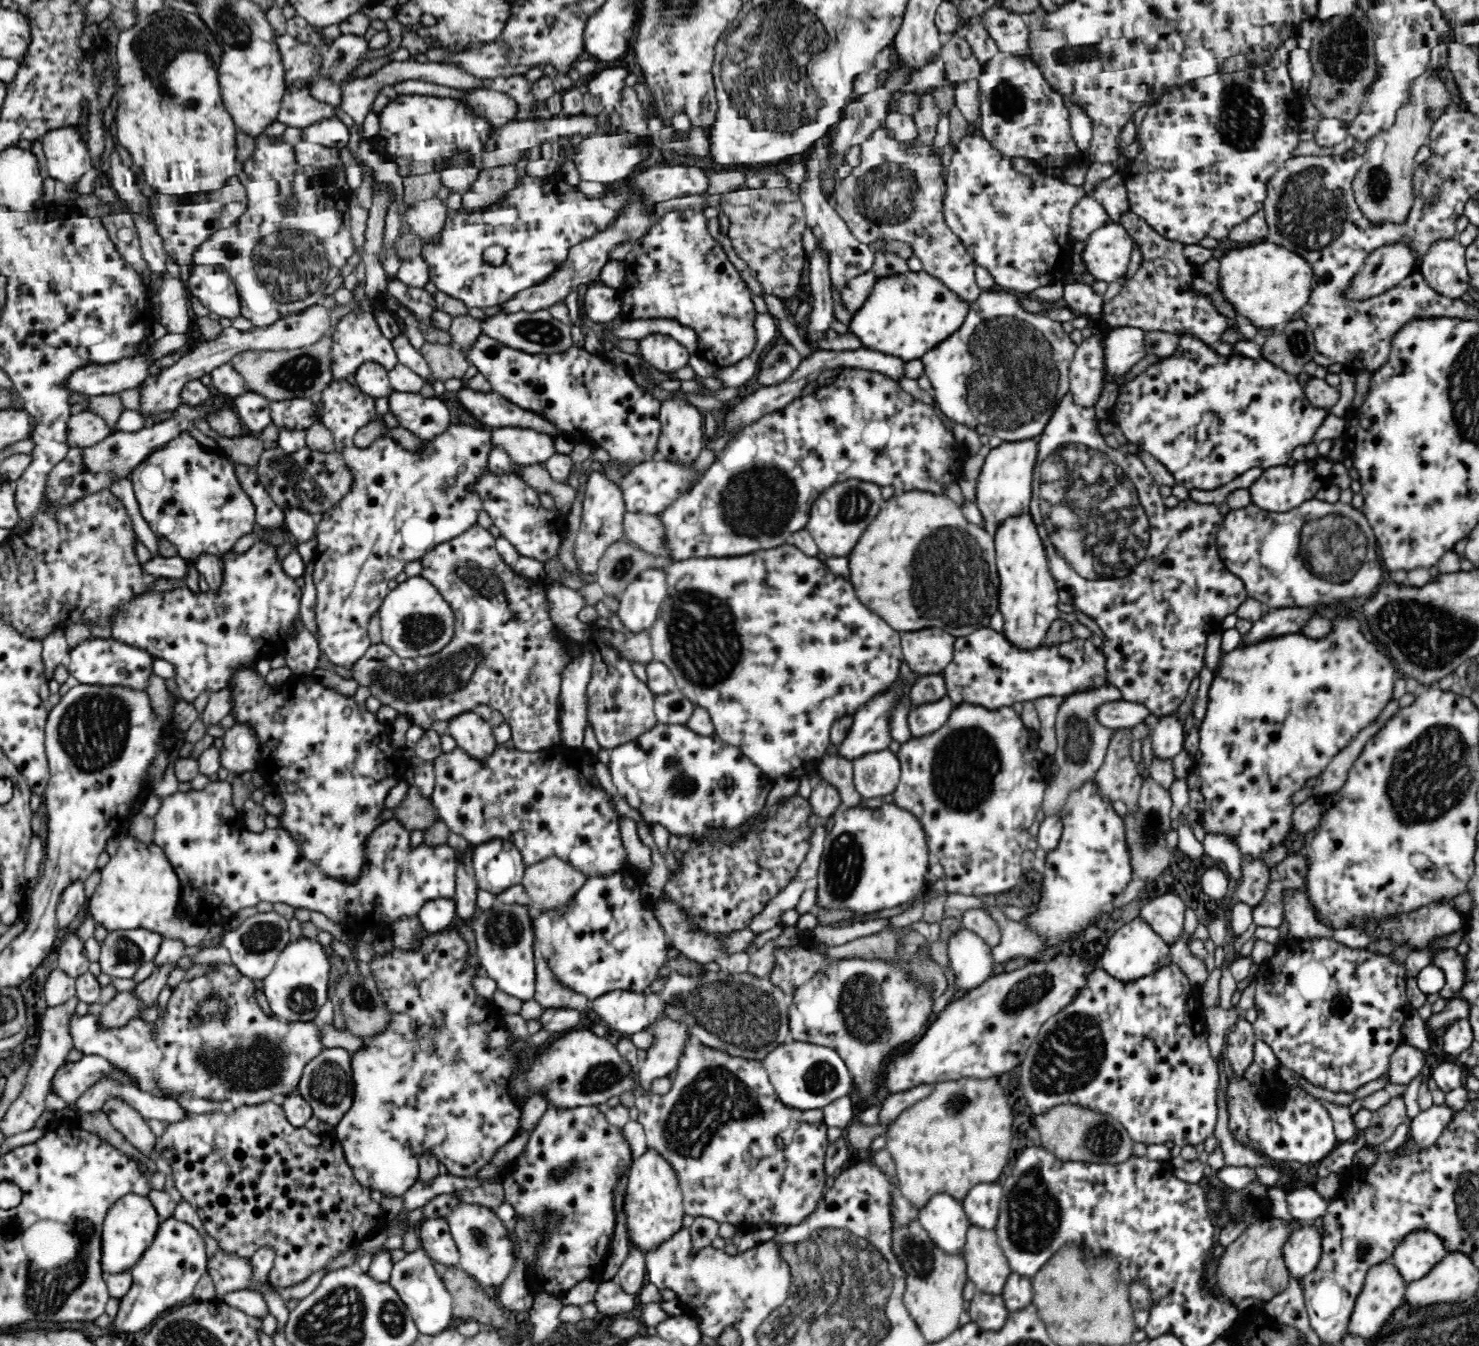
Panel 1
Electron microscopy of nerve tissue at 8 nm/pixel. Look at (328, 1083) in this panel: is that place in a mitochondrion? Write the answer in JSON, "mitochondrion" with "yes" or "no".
{"mitochondrion":"yes"}

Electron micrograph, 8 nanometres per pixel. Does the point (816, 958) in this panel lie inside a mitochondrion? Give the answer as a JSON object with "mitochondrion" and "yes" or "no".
{"mitochondrion":"no"}

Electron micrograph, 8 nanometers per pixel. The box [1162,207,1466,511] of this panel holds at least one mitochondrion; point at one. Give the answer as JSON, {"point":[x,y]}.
{"point":[1295,343]}

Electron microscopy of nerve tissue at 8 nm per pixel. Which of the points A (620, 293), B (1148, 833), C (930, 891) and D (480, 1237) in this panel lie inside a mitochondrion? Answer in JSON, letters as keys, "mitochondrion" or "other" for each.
{"A":"other","B":"mitochondrion","C":"other","D":"mitochondrion"}

